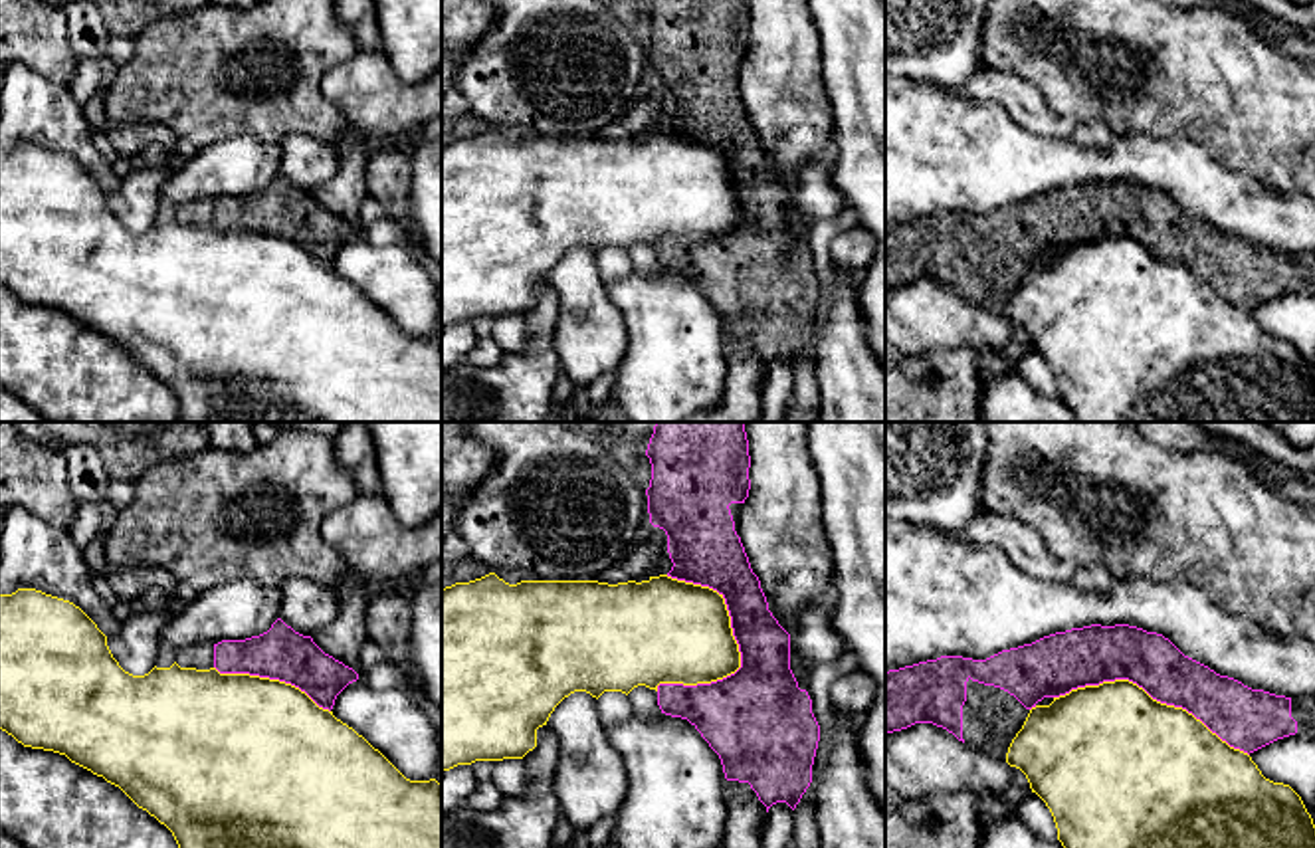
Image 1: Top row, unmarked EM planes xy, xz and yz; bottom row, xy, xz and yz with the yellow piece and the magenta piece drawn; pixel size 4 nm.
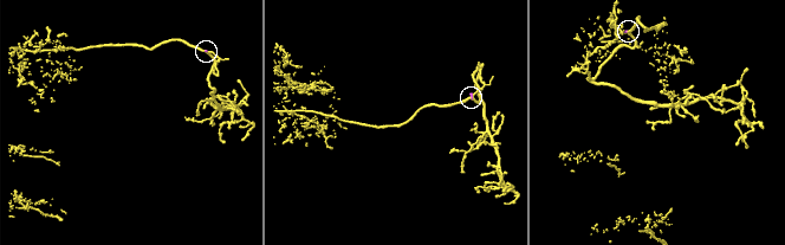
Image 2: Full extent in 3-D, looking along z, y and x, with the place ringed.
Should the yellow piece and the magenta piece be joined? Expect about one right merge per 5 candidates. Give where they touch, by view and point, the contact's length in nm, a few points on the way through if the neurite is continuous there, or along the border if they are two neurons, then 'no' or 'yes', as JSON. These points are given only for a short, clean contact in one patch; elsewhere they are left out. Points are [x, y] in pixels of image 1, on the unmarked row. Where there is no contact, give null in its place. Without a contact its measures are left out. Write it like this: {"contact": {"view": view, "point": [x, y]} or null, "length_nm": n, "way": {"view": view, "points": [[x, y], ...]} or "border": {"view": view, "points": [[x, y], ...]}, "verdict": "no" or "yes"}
{"contact": {"view": "xz", "point": [725, 165]}, "length_nm": 500, "verdict": "no"}

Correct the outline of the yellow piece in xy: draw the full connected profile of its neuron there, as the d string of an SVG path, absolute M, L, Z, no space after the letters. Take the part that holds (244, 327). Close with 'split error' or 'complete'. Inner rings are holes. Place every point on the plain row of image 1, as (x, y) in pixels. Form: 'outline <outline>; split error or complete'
outline M36 145L0 151L0 285L24 303L65 311L119 343L172 388L180 422L442 422L442 341L436 335L406 335L362 291L291 240L250 230L220 230L216 224L180 224L176 218L170 224L154 222L145 232L133 232L119 222L107 192L79 162Z; complete

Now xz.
outline M489 129L469 139L455 139L442 145L442 329L475 317L523 315L537 303L537 285L547 281L555 264L574 248L586 248L596 256L604 248L622 248L628 252L638 242L658 248L659 240L711 240L735 230L739 224L741 208L733 192L725 155L709 143L677 137L667 131L618 141L598 137L521 137L509 141L495 129Z; complete

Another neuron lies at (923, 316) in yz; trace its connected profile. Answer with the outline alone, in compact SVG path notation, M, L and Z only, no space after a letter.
M933 279L885 289L885 367L935 349L976 349L1006 355L1012 327Z

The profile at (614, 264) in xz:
M604 248L596 260L604 283L622 279L634 269L630 254L622 248Z

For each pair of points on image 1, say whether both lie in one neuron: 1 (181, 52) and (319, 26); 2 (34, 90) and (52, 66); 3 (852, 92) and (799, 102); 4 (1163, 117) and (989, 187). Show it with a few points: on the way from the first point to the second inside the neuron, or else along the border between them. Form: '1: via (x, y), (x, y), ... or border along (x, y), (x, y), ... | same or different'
1: via (214, 52), (286, 40) | same
2: border along (20, 62), (66, 86) | different
3: border along (818, 52), (834, 143) | different
4: border along (1115, 135), (1161, 139) | different

